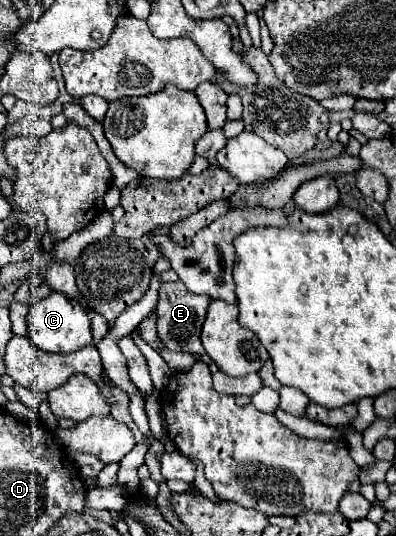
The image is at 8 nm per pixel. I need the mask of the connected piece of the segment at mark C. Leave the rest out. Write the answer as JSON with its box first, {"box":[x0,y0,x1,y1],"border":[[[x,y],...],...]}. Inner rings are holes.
{"box":[27,292,94,354],"border":[[[52,292],[48,298],[34,302],[30,306],[27,320],[28,337],[36,342],[36,346],[48,354],[70,354],[78,352],[86,346],[94,346],[94,338],[90,332],[90,320],[84,312],[84,308],[72,300],[66,298],[60,292]]]}

